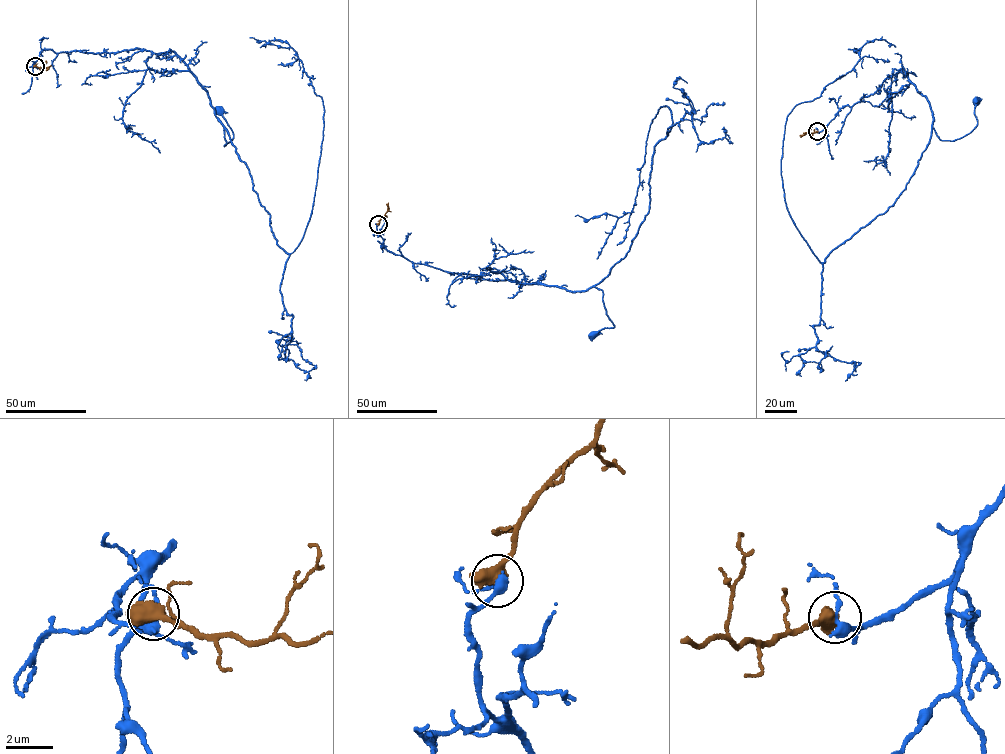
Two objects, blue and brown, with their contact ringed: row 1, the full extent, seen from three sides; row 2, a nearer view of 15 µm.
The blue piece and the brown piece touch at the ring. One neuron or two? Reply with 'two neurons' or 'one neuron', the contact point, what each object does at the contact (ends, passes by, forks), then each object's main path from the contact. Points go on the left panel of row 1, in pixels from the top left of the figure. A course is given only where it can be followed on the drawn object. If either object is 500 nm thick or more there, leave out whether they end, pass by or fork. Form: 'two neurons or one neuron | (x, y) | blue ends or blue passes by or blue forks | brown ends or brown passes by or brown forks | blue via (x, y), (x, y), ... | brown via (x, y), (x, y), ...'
two neurons | (35, 66) | blue via (35, 66), (46, 49), (174, 52), (205, 88), (223, 128), (223, 146), (233, 132), (218, 110) | brown via (35, 66), (49, 69)

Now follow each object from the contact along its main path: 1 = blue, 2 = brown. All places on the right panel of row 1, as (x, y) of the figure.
1: (817, 131), (901, 69), (929, 103), (941, 140), (974, 128), (975, 101)
2: (817, 131), (799, 135)

